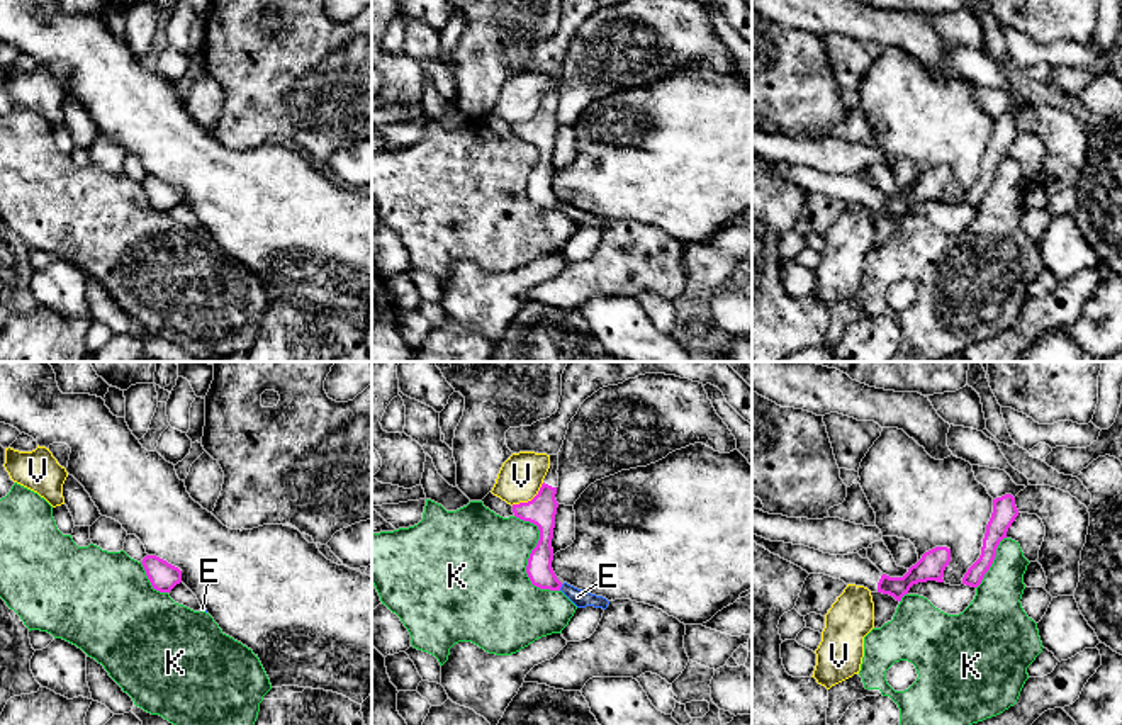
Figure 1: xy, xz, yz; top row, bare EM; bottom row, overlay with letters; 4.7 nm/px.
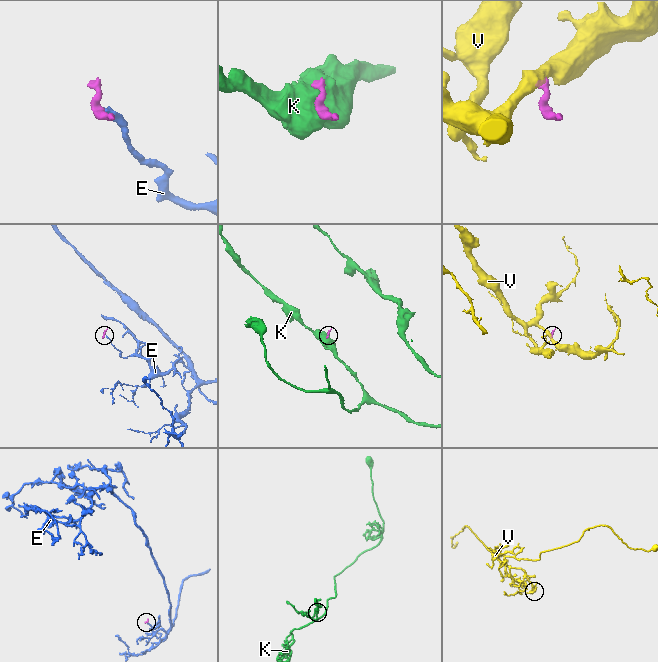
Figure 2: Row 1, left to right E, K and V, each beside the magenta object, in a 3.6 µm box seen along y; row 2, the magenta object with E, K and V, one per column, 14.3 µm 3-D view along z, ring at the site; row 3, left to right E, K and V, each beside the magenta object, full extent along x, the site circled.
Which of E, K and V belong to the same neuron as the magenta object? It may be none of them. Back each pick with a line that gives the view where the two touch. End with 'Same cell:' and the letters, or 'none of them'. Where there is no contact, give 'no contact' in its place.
E: contact in xz
Same cell: E

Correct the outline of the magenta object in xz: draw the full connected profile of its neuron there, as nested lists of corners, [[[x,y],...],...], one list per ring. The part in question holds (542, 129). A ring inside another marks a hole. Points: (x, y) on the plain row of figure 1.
[[[543,102],[538,114],[531,121],[513,124],[516,138],[530,141],[540,149],[540,160],[530,173],[526,194],[533,205],[540,209],[562,211],[577,228],[594,226],[606,229],[609,224],[606,217],[586,212],[567,202],[562,204],[552,188],[552,158],[558,127],[555,114],[557,107]]]

